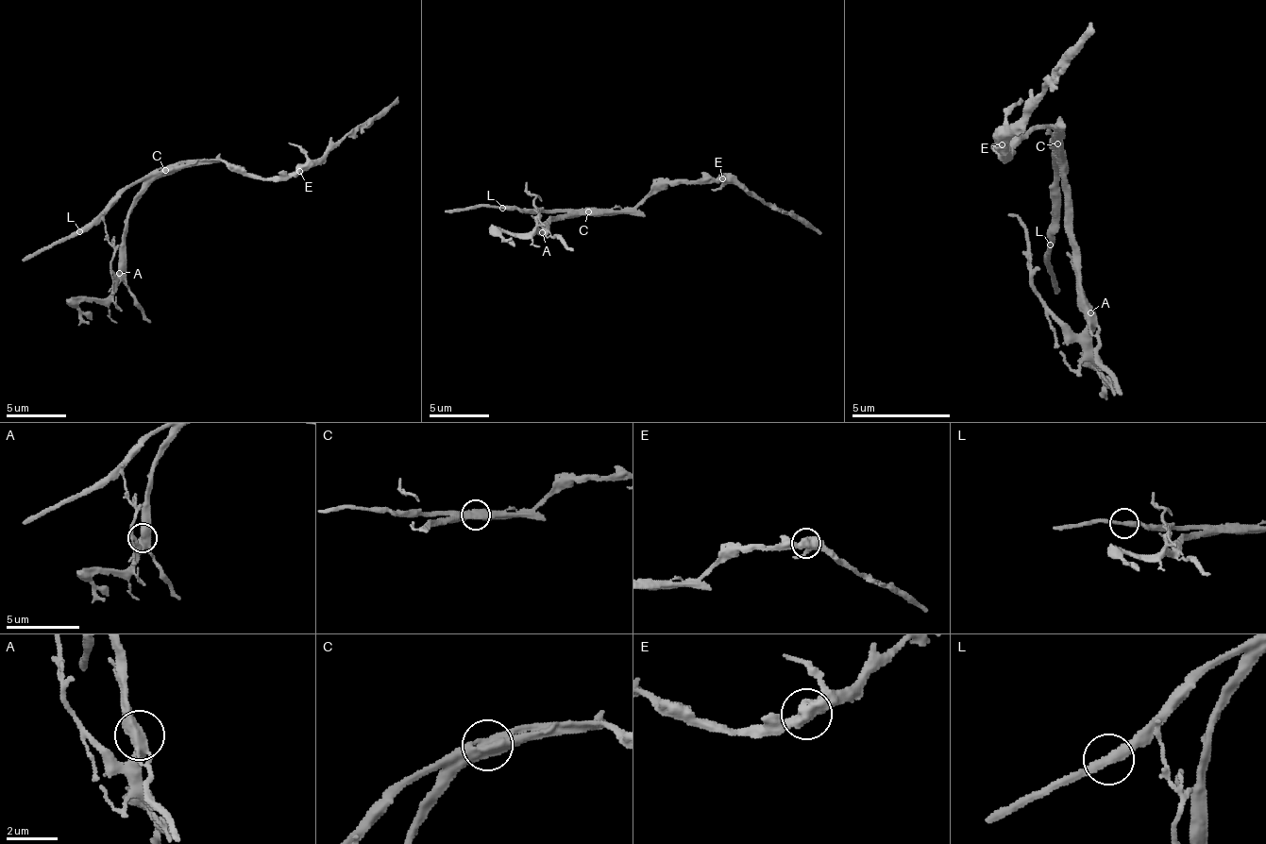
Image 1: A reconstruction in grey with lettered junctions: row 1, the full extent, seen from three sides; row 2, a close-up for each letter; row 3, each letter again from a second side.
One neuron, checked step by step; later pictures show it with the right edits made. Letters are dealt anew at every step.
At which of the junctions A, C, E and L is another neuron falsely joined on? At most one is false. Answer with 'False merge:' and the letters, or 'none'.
False merge: C

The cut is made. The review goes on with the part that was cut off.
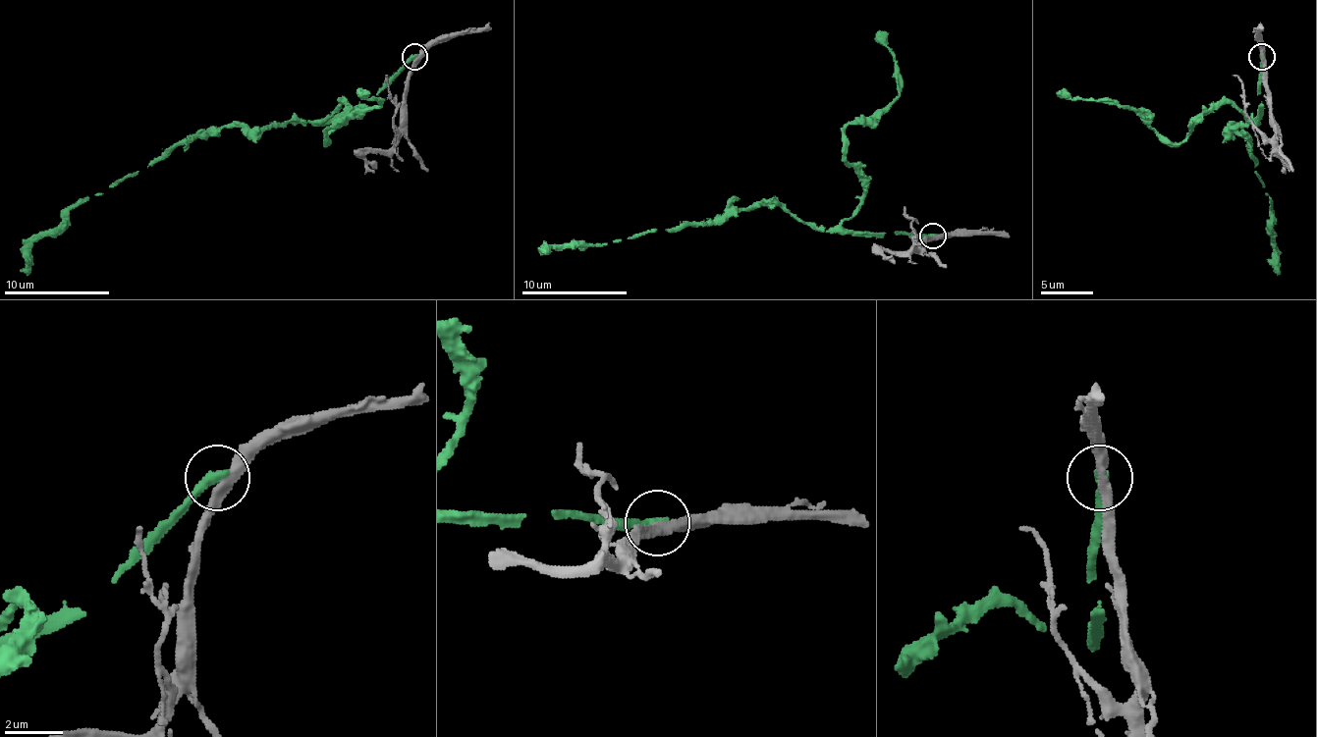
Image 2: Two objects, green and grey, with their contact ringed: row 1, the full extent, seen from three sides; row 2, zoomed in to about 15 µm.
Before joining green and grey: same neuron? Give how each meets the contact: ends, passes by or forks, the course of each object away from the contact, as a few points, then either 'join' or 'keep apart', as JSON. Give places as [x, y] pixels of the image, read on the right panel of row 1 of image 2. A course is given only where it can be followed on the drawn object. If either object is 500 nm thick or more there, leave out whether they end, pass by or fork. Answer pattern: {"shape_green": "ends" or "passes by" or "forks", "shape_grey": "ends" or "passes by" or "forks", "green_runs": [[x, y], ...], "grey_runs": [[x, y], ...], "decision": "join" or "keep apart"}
{"shape_green": "ends", "shape_grey": "passes by", "green_runs": [[1261, 56], [1255, 122], [1239, 122], [1230, 130], [1234, 127], [1247, 140], [1269, 198], [1269, 225], [1279, 274]], "grey_runs": [[1261, 59], [1271, 137], [1245, 111], [1242, 82], [1232, 75]], "decision": "keep apart"}

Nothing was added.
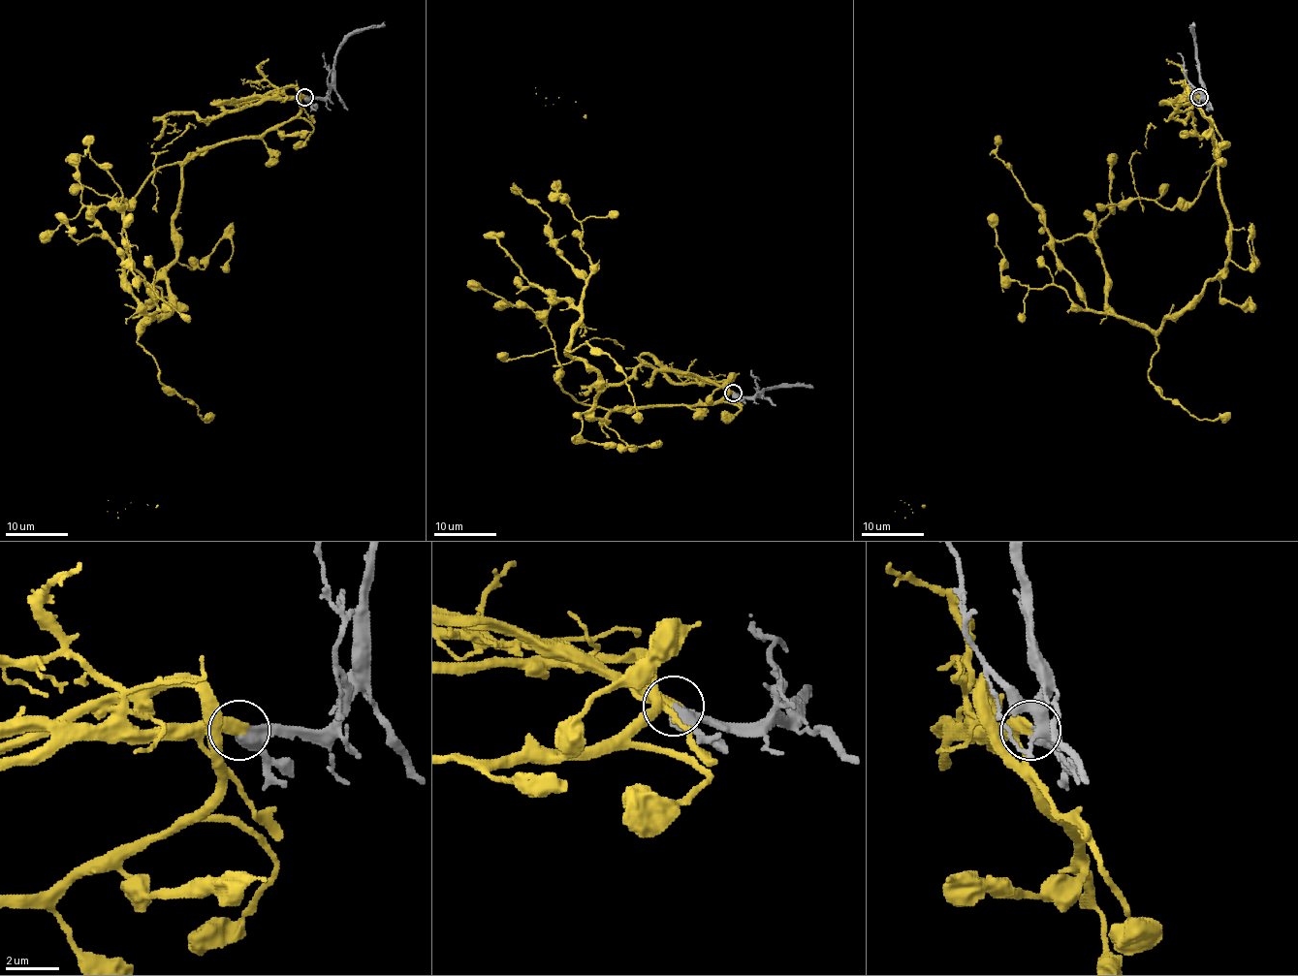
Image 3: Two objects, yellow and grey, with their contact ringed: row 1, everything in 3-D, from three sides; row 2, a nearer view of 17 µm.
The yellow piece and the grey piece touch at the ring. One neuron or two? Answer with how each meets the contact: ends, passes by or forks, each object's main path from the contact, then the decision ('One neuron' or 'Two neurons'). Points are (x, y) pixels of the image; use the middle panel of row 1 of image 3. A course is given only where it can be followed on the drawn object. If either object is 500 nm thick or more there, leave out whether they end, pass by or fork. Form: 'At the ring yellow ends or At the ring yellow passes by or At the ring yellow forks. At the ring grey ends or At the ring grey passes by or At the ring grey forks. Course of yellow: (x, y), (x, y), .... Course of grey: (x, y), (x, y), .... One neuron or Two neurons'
At the ring yellow ends. At the ring grey passes by. Course of yellow: (733, 393), (593, 416), (599, 374), (568, 351), (590, 271), (583, 222), (612, 211), (535, 88). Course of grey: (733, 393), (755, 396), (778, 387), (812, 387). One neuron

